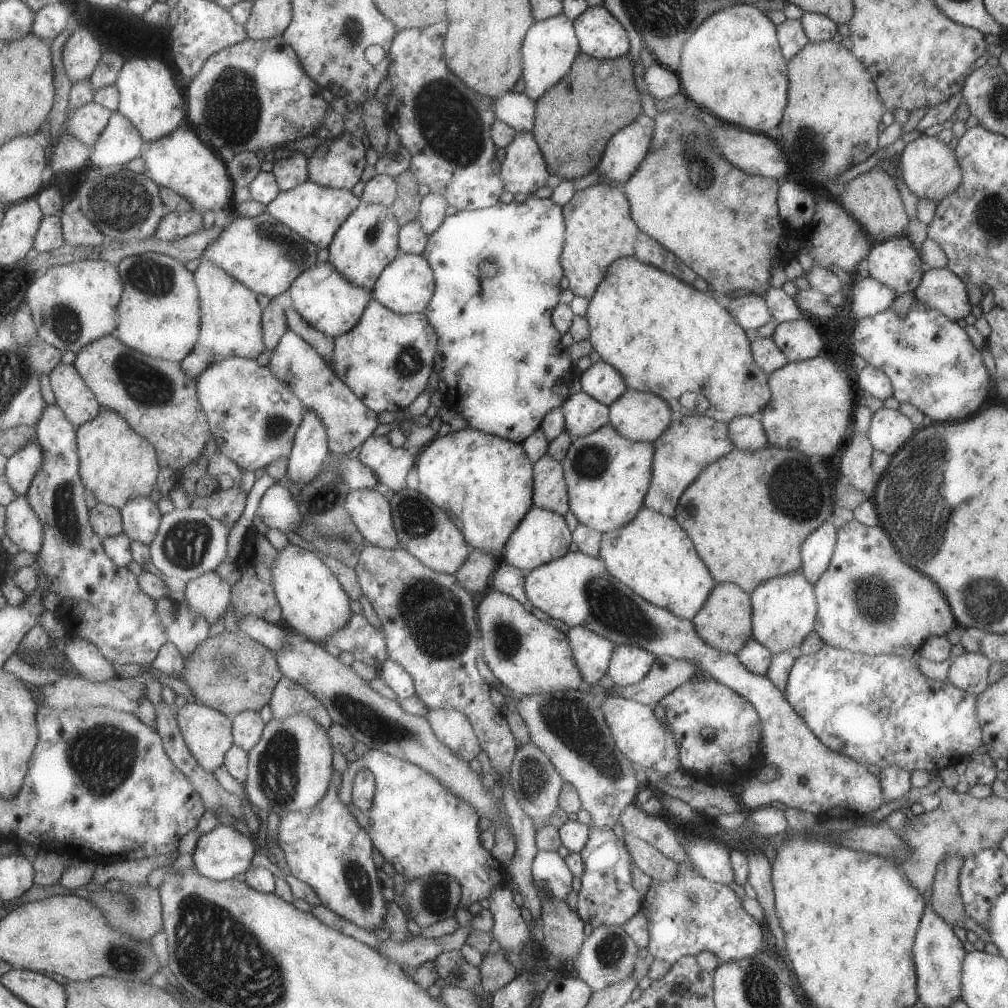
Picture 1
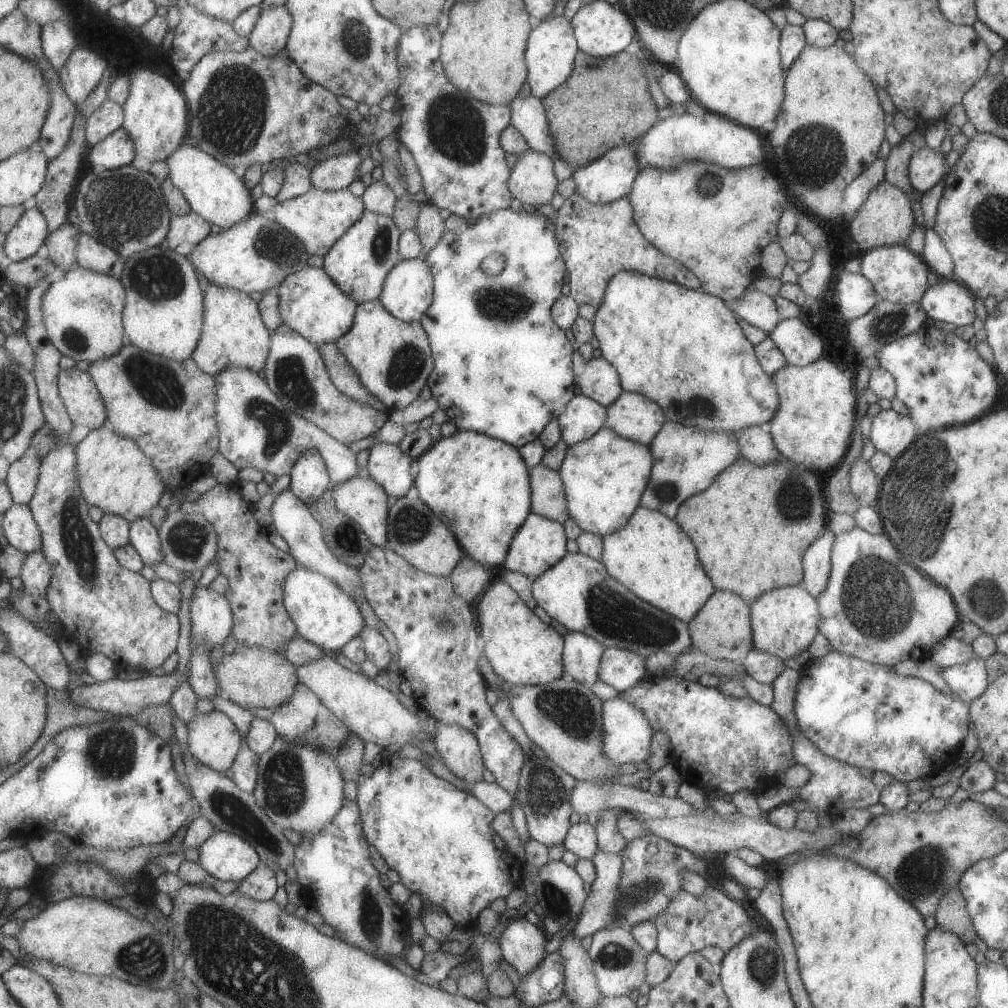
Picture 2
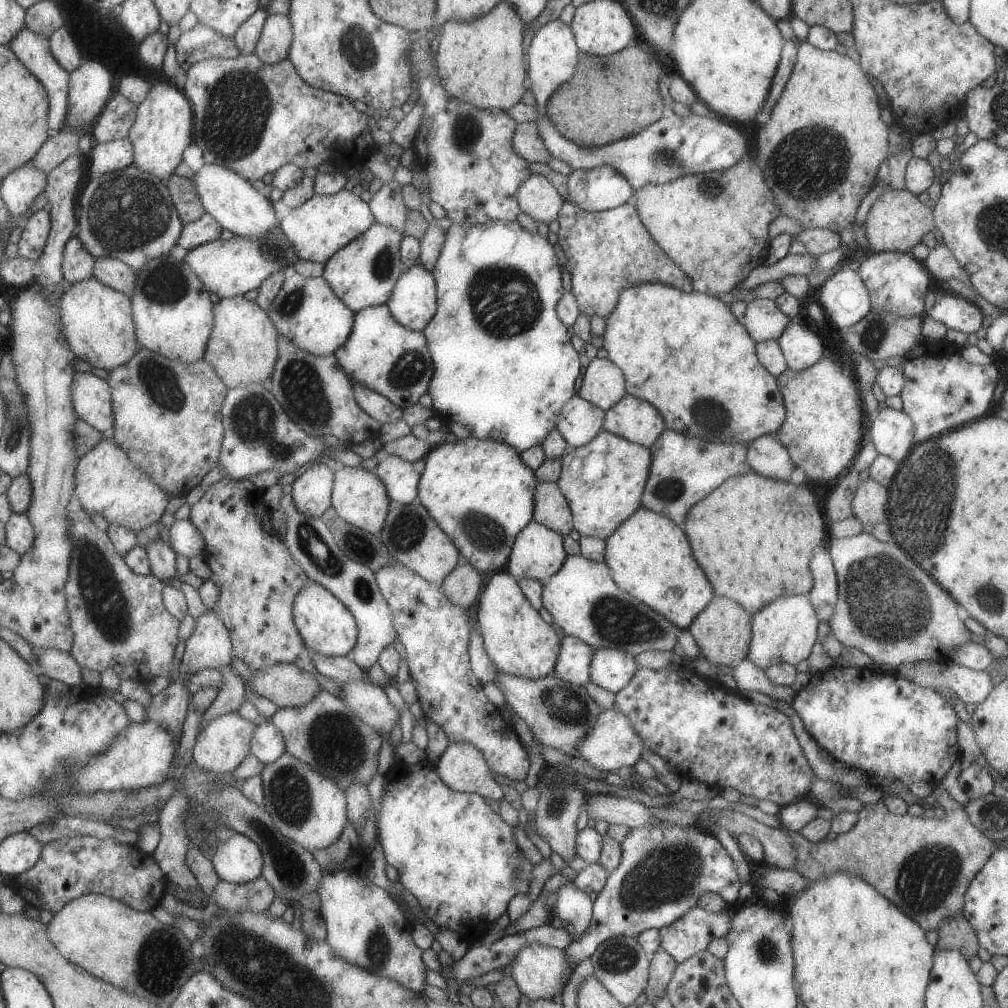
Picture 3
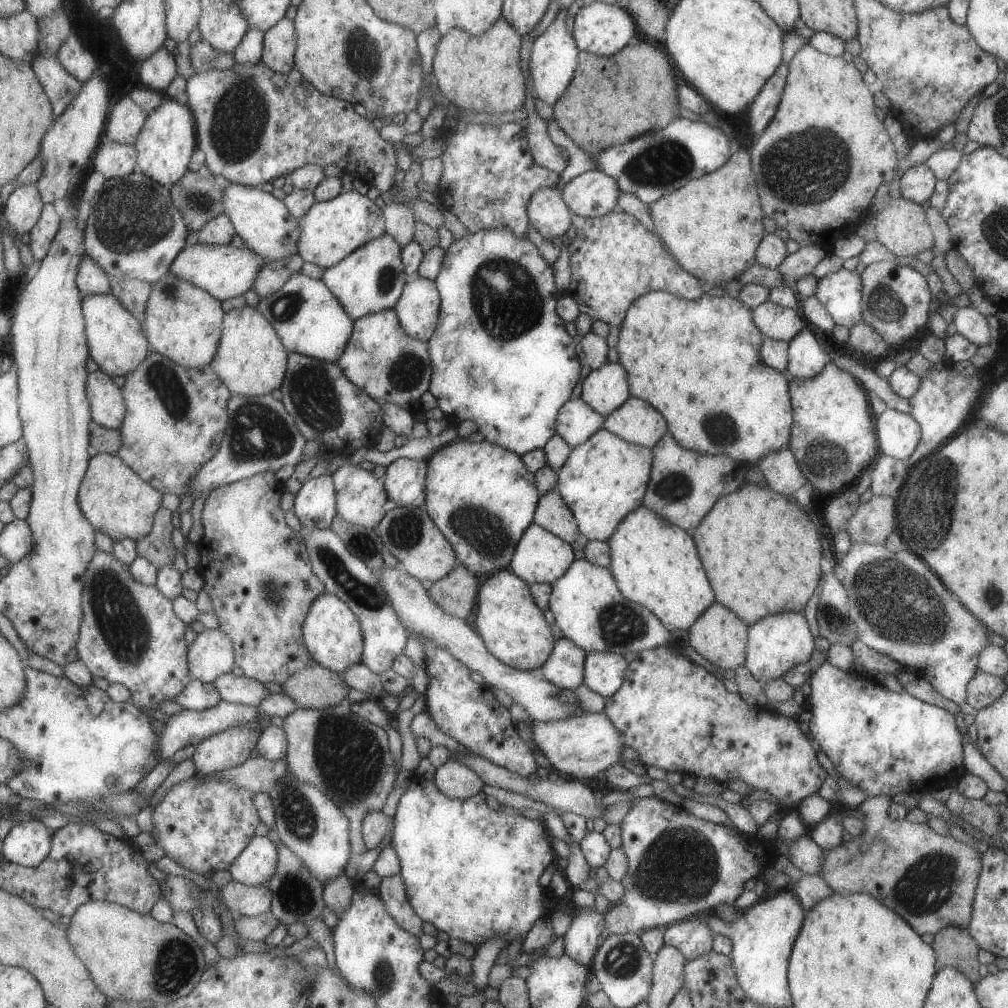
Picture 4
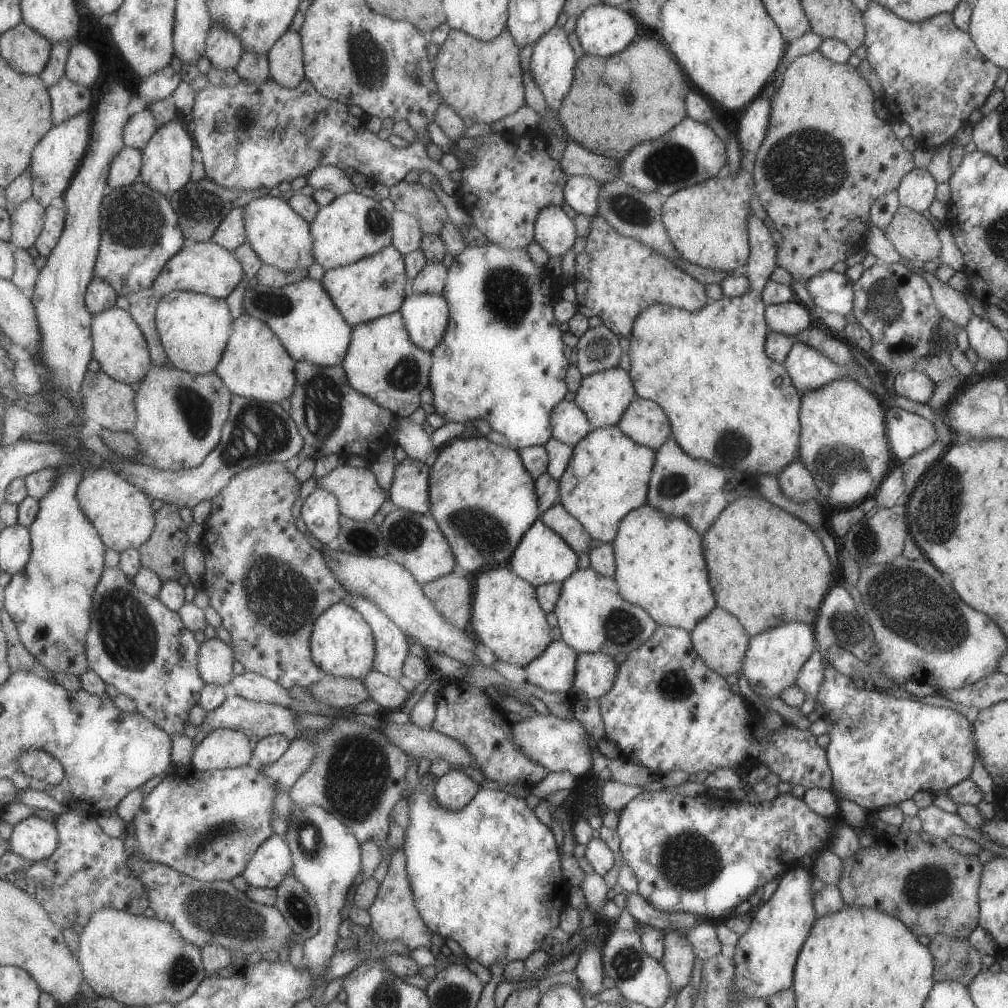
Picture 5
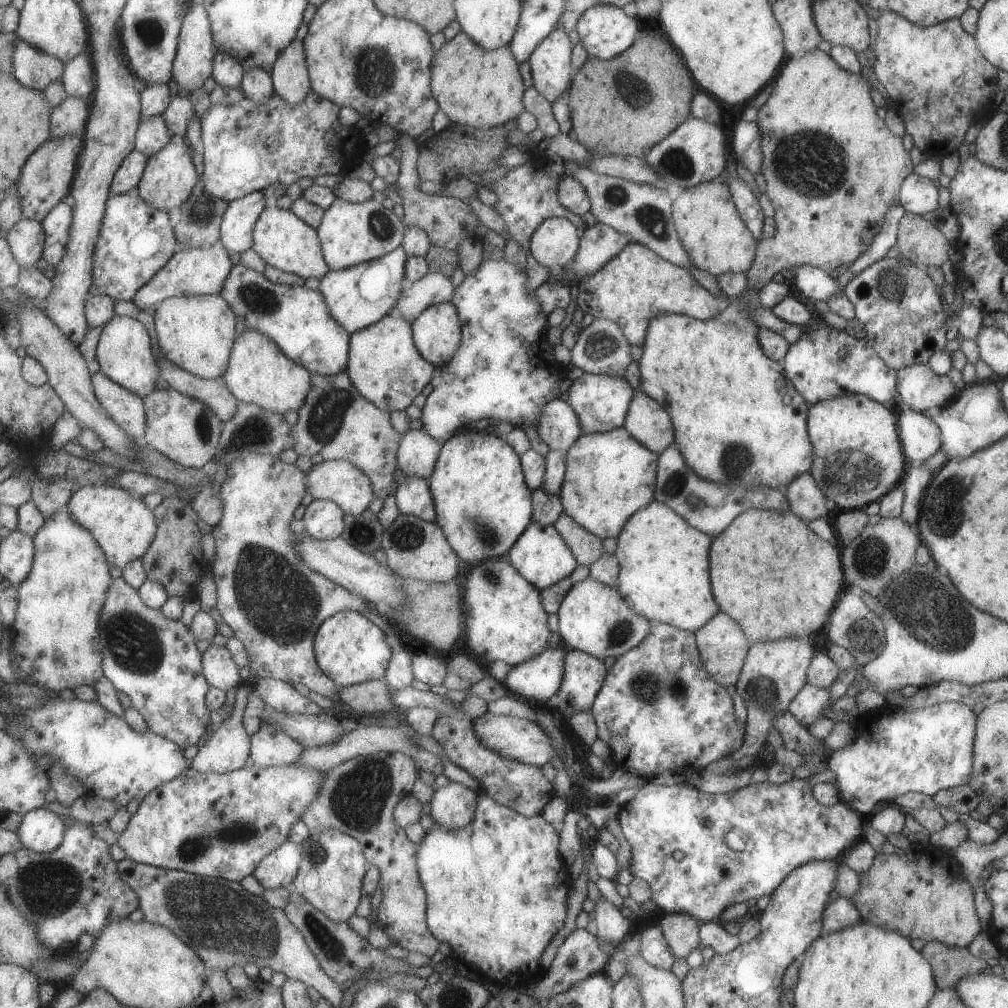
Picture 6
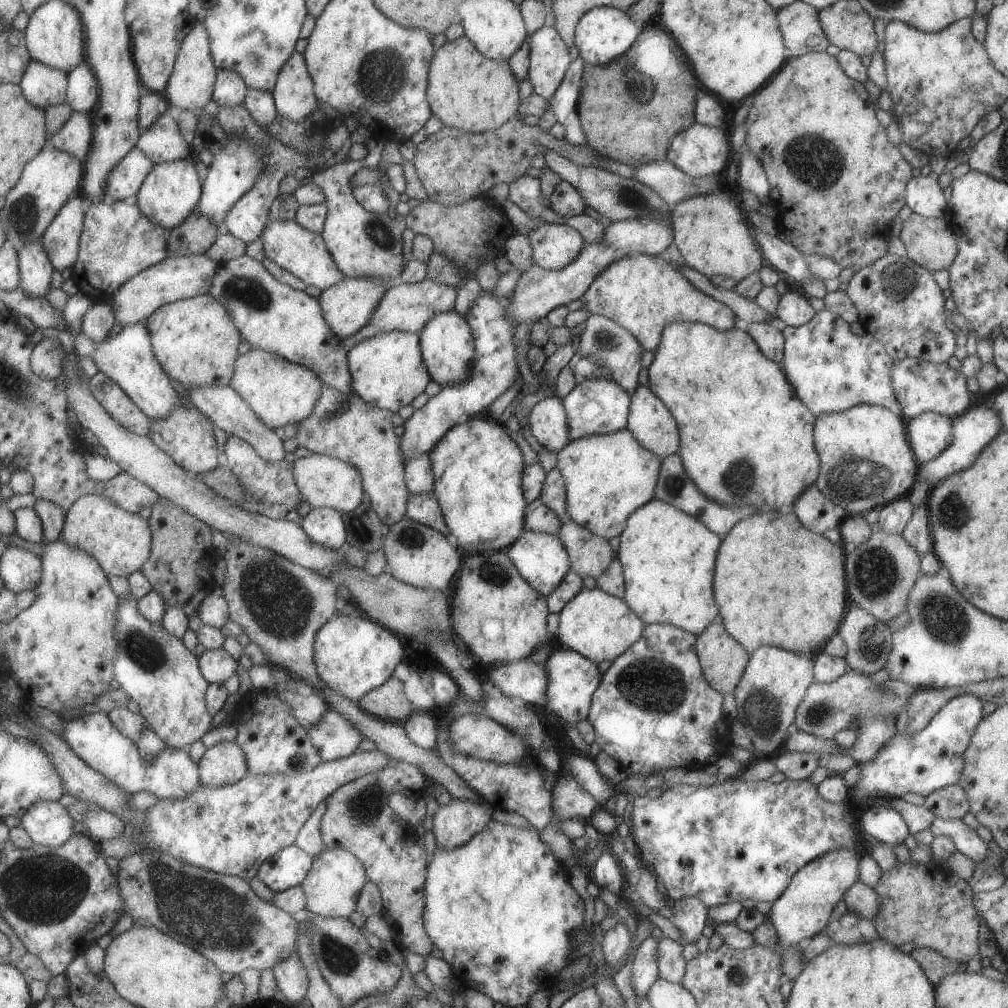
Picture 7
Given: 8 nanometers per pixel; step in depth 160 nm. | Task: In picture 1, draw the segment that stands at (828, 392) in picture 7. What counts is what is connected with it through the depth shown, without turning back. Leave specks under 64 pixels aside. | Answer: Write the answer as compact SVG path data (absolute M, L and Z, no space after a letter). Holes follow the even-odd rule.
M808 317L775 323L771 334L775 346L788 362L804 361L821 355L821 338Z

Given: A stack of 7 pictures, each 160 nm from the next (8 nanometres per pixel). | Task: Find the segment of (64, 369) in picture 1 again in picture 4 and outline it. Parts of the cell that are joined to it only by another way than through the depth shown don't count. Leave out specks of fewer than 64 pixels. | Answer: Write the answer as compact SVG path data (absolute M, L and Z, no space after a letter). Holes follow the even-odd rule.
M94 371L88 378L88 397L96 423L108 429L121 429L128 413L124 390L105 371Z

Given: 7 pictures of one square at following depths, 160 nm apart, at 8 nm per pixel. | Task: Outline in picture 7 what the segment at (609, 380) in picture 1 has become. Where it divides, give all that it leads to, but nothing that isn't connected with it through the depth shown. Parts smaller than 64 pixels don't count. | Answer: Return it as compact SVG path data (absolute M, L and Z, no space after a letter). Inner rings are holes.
M589 379L575 384L561 402L566 414L569 441L589 435L614 433L626 428L630 396L613 381Z

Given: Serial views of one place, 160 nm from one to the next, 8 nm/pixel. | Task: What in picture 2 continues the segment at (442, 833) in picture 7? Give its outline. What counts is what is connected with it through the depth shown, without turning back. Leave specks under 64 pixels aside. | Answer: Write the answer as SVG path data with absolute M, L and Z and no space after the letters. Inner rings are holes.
M436 721L433 742L442 763L465 783L482 780L484 764L476 738L460 726Z

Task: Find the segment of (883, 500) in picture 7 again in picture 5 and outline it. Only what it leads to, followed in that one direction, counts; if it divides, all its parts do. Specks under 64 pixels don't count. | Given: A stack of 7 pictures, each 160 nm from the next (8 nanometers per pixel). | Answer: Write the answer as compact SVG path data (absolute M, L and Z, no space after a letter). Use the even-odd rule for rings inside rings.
M847 377L801 393L799 460L814 480L820 501L828 498L829 488L841 472L847 472L847 476L853 476L855 472L863 472L863 476L867 474L865 484L869 490L865 490L865 496L861 498L873 496L873 488L896 463L886 437L884 412L877 394Z

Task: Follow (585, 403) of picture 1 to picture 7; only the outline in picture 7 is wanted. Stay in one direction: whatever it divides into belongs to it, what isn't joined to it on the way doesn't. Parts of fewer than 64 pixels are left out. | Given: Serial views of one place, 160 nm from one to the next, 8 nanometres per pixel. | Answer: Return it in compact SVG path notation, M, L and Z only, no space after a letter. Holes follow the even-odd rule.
M555 394L530 408L527 423L531 434L543 449L557 452L569 442L566 414L561 399Z

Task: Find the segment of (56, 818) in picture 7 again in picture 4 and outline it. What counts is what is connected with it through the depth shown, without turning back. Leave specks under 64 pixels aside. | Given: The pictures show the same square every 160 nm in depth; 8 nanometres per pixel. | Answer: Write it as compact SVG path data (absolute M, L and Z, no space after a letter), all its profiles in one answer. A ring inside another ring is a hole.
M27 816L3 839L1 850L5 859L26 866L39 866L52 849L54 833L37 818Z

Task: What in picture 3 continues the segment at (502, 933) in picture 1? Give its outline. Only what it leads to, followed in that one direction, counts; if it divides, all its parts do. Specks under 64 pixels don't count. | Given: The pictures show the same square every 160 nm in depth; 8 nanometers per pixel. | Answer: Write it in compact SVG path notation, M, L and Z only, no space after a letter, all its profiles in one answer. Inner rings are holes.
M531 943L522 947L510 962L513 980L517 983L520 993L529 1001L545 999L559 1000L572 970L566 963L566 956L562 950Z

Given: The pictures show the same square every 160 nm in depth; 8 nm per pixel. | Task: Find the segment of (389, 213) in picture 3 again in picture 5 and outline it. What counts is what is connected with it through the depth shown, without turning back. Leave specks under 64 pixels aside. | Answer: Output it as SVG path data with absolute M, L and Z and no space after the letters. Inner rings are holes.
M401 211L390 212L392 242L391 244L403 255L420 248L423 236L419 223L407 213Z

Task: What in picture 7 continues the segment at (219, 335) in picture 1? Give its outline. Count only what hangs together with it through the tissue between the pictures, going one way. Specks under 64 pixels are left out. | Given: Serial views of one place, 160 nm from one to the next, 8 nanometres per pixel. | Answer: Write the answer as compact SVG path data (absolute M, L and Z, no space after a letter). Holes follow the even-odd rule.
M249 349L234 360L234 373L228 384L258 419L275 431L286 424L297 424L307 418L321 394L322 382L307 367L298 365L269 351Z

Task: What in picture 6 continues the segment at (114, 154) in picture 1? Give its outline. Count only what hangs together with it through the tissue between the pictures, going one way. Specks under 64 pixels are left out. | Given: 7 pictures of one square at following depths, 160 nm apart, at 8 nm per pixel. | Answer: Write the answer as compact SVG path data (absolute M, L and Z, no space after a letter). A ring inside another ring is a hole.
M137 149L129 154L123 161L121 168L117 171L116 177L112 182L112 191L116 195L120 195L138 188L144 177L149 159L148 155Z

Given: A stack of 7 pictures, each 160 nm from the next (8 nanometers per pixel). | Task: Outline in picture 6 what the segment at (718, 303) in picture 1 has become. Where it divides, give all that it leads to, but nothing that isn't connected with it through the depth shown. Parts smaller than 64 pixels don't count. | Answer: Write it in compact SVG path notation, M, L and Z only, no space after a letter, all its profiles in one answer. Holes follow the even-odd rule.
M731 179L727 183L731 198L741 220L751 231L755 240L761 239L761 223L763 212L757 203L757 198L751 193L750 187L739 180ZM747 287L745 292L737 300L729 300L726 304L726 307L718 315L706 321L700 321L687 315L674 314L661 315L651 319L647 325L644 341L641 344L643 353L637 361L641 378L639 389L653 400L656 400L667 411L673 423L674 446L681 453L685 464L699 478L722 485L735 483L744 485L745 487L764 486L770 489L783 489L799 475L810 472L812 465L812 446L809 442L806 425L808 404L801 398L801 395L786 377L782 363L767 358L761 350L757 338L758 326L748 315L749 311L752 311L760 304L757 291Z

